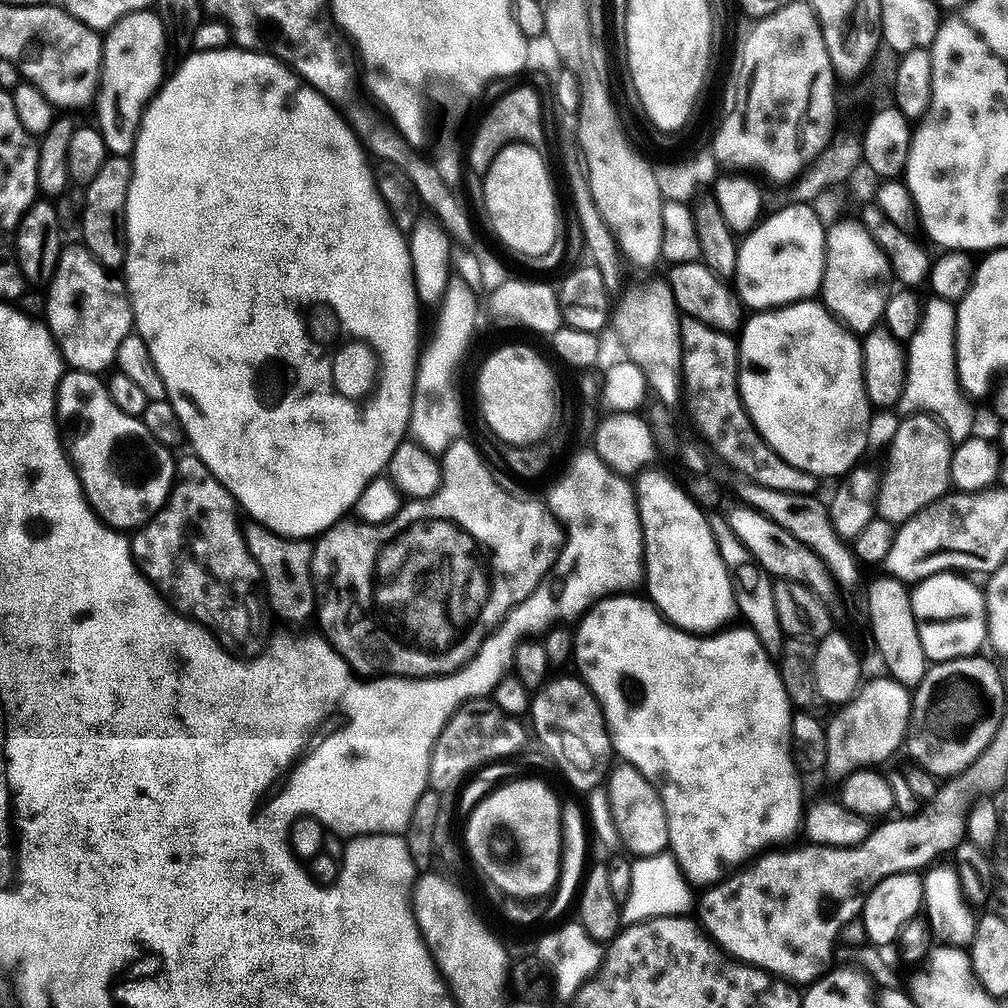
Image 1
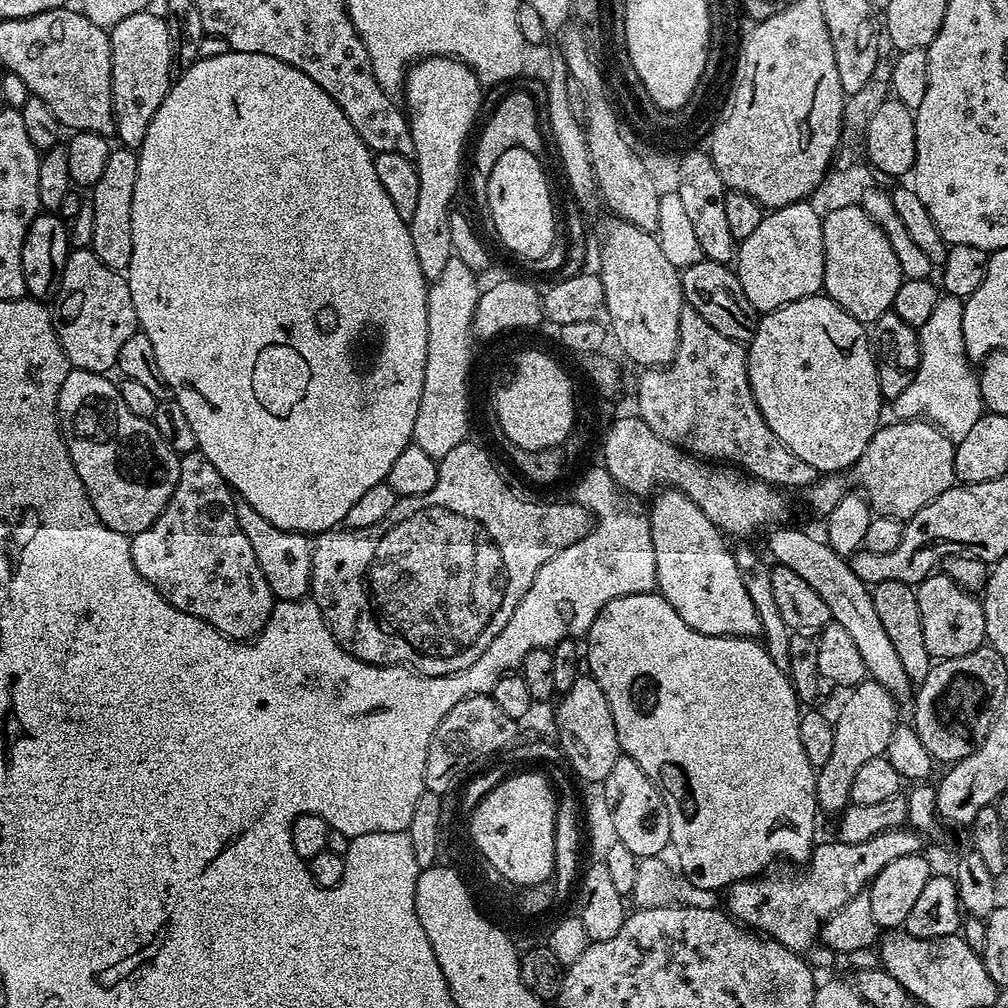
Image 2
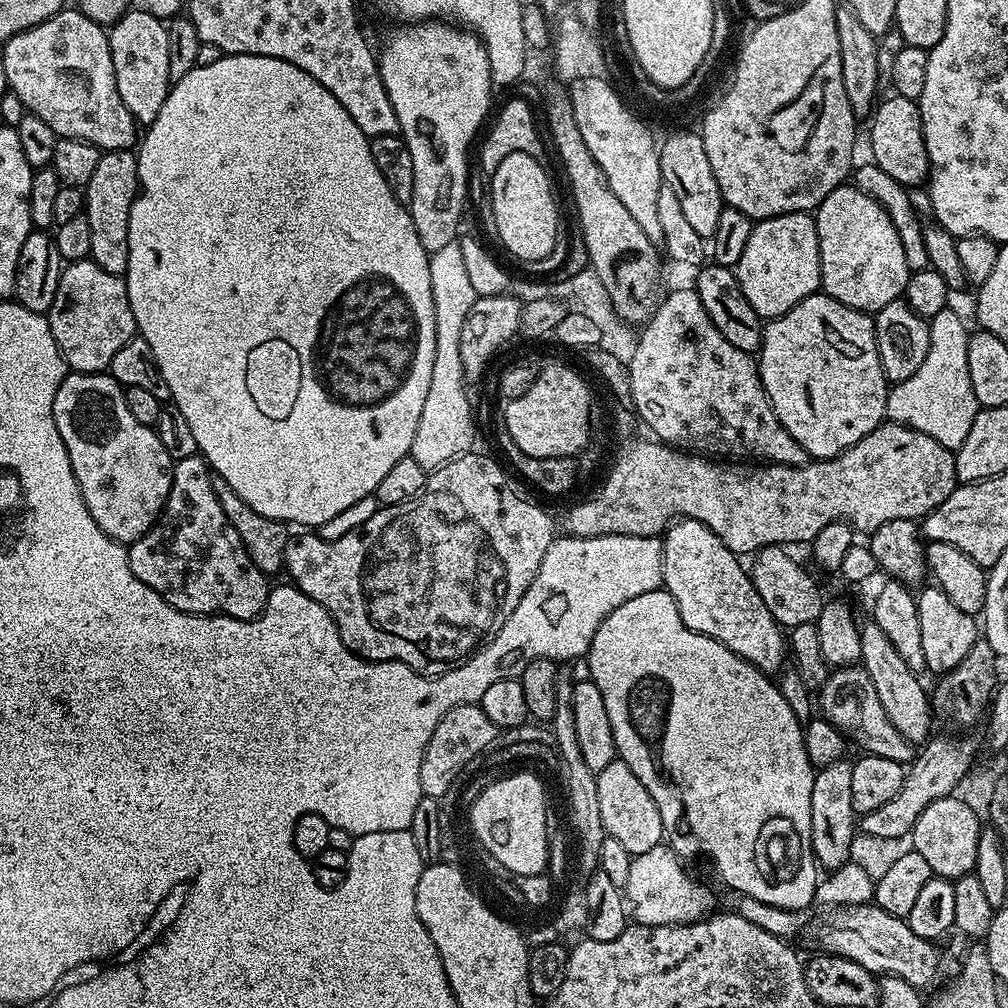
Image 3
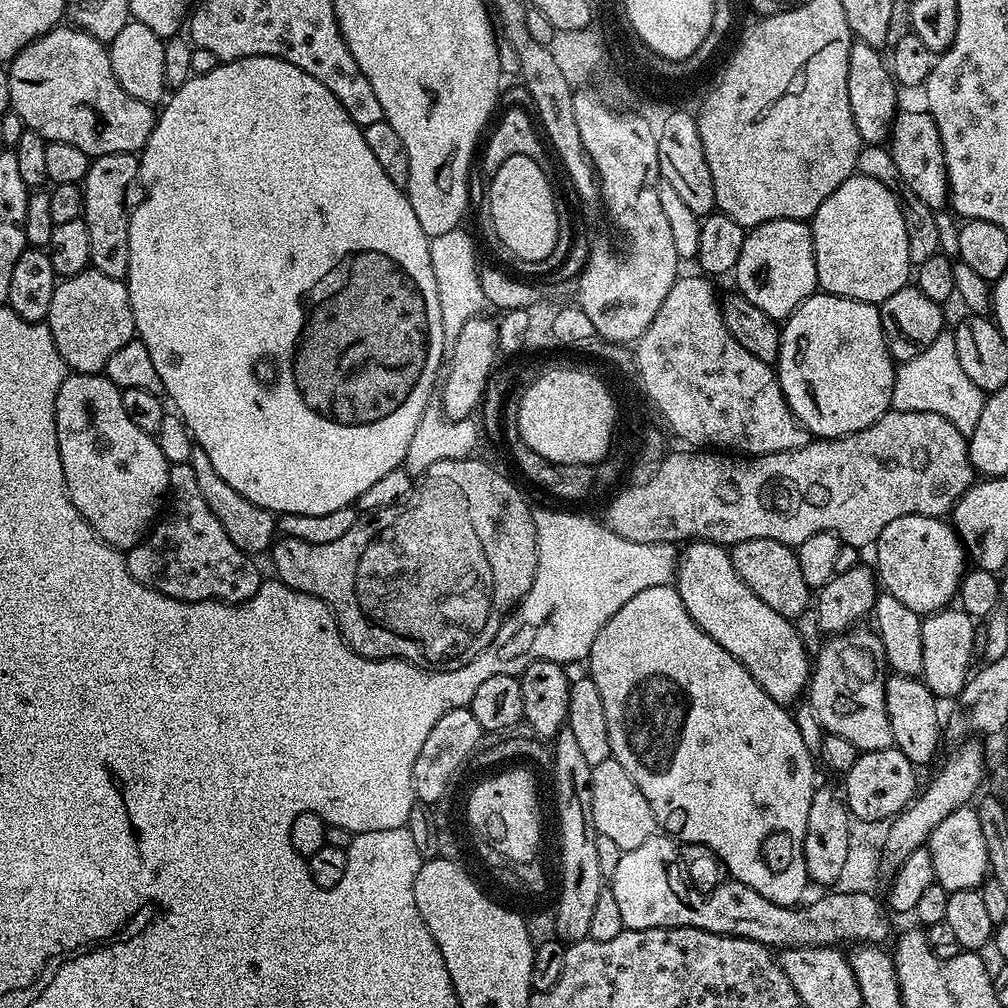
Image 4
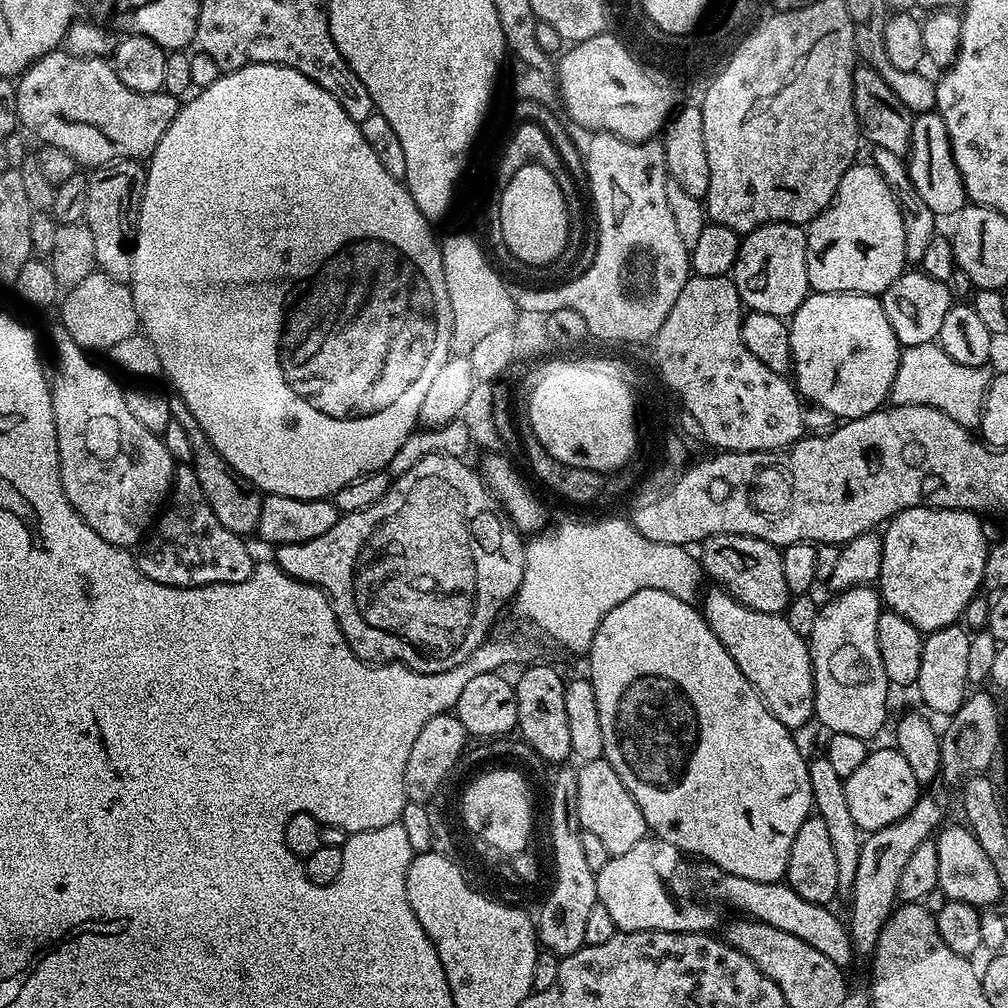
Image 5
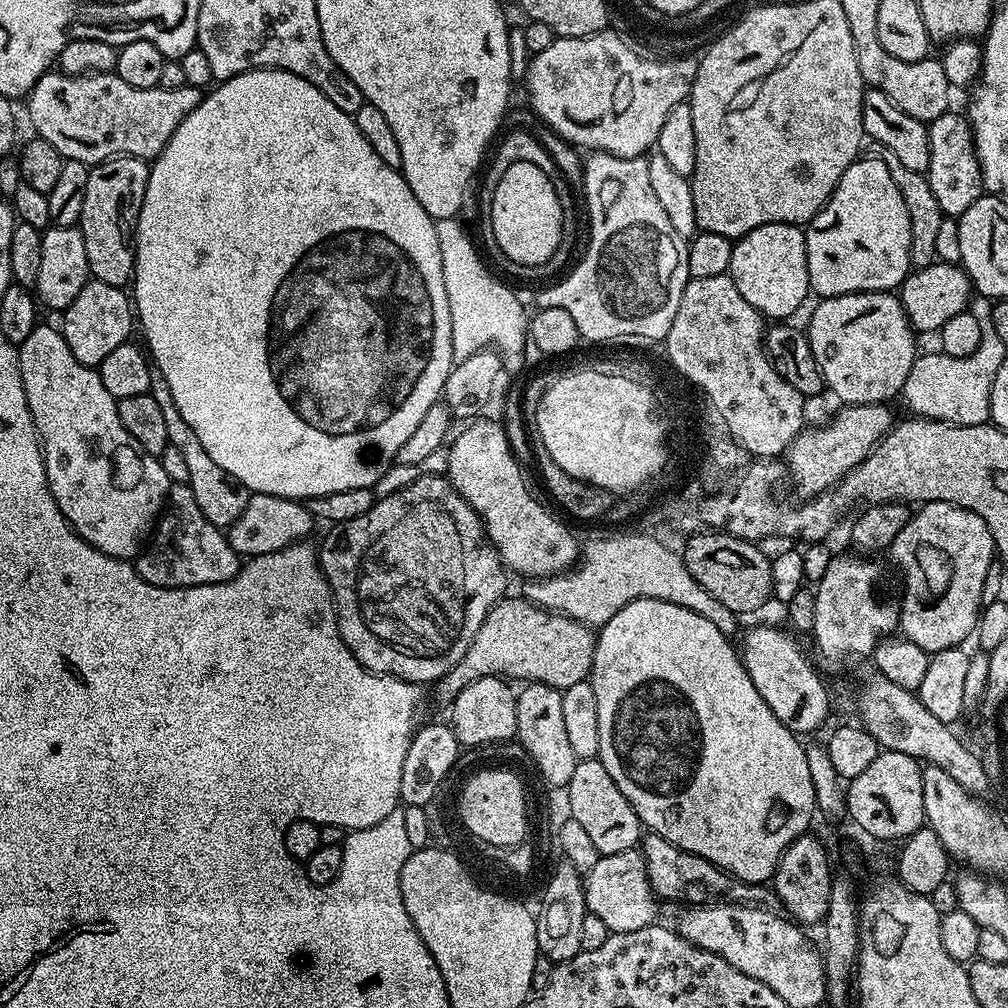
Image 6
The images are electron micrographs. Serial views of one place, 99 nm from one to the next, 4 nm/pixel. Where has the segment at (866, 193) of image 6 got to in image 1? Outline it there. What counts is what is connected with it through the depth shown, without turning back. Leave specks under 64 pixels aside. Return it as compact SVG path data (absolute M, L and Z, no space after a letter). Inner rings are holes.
M841 218L828 226L824 234L824 273L820 283L819 295L822 303L850 332L863 334L877 327L884 319L884 311L890 295L888 283L893 283L892 267L886 254L880 249L875 235L867 232L856 220Z

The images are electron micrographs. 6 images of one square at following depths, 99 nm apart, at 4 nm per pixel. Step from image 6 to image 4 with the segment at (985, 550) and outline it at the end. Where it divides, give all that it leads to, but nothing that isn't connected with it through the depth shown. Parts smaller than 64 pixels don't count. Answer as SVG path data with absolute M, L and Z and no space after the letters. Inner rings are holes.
M903 516L894 518L894 522L882 530L874 545L874 572L879 587L887 595L898 598L898 602L910 606L910 610L921 614L939 612L949 607L959 593L962 572L956 567L960 564L960 556L965 555L964 546L951 526L945 527L944 536L931 536L928 532L916 532L916 523L917 517Z

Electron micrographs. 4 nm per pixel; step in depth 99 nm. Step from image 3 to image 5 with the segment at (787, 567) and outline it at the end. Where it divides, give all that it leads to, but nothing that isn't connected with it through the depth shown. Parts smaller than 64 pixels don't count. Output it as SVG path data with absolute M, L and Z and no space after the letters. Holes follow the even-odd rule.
M711 536L700 550L698 559L707 579L722 586L735 600L759 612L780 614L787 609L790 593L782 570L782 551L777 545L753 536Z

